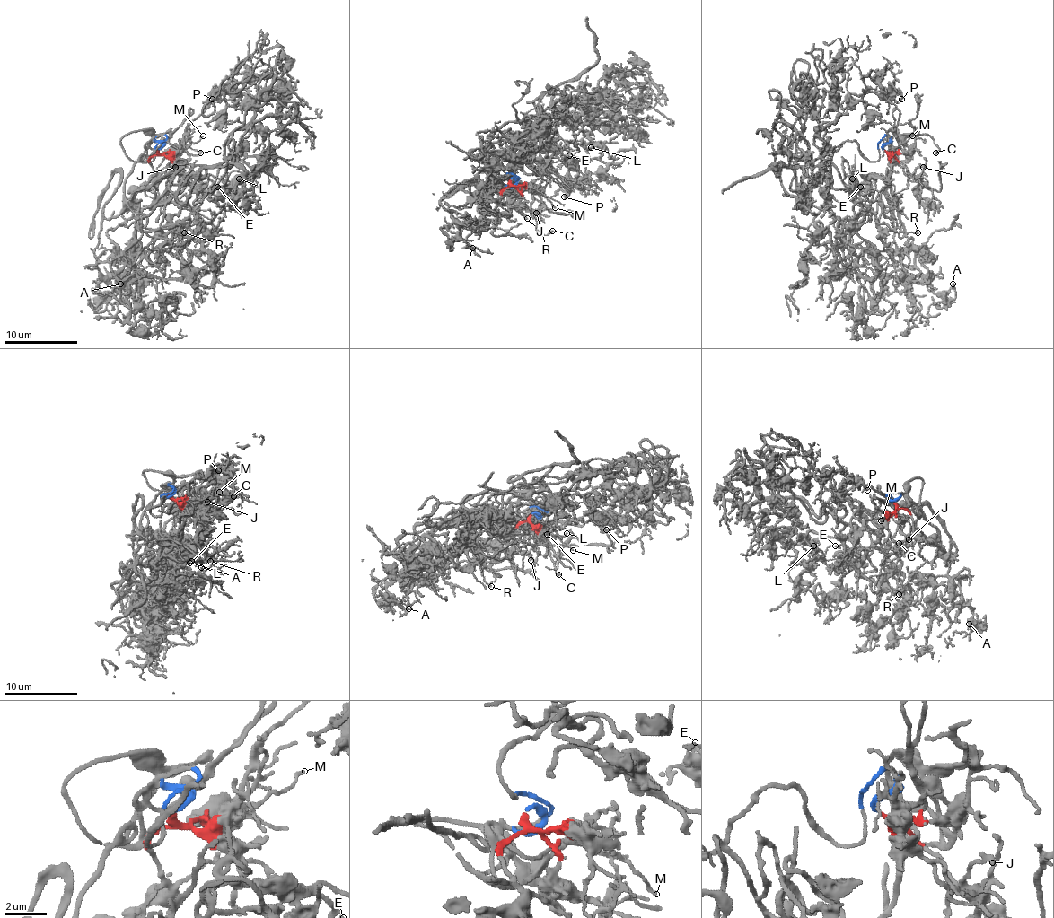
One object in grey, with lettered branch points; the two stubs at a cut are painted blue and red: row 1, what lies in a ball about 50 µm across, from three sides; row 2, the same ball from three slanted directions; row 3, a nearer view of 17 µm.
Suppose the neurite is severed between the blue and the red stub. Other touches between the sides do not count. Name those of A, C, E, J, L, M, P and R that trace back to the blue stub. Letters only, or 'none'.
A, E, L, P, R

